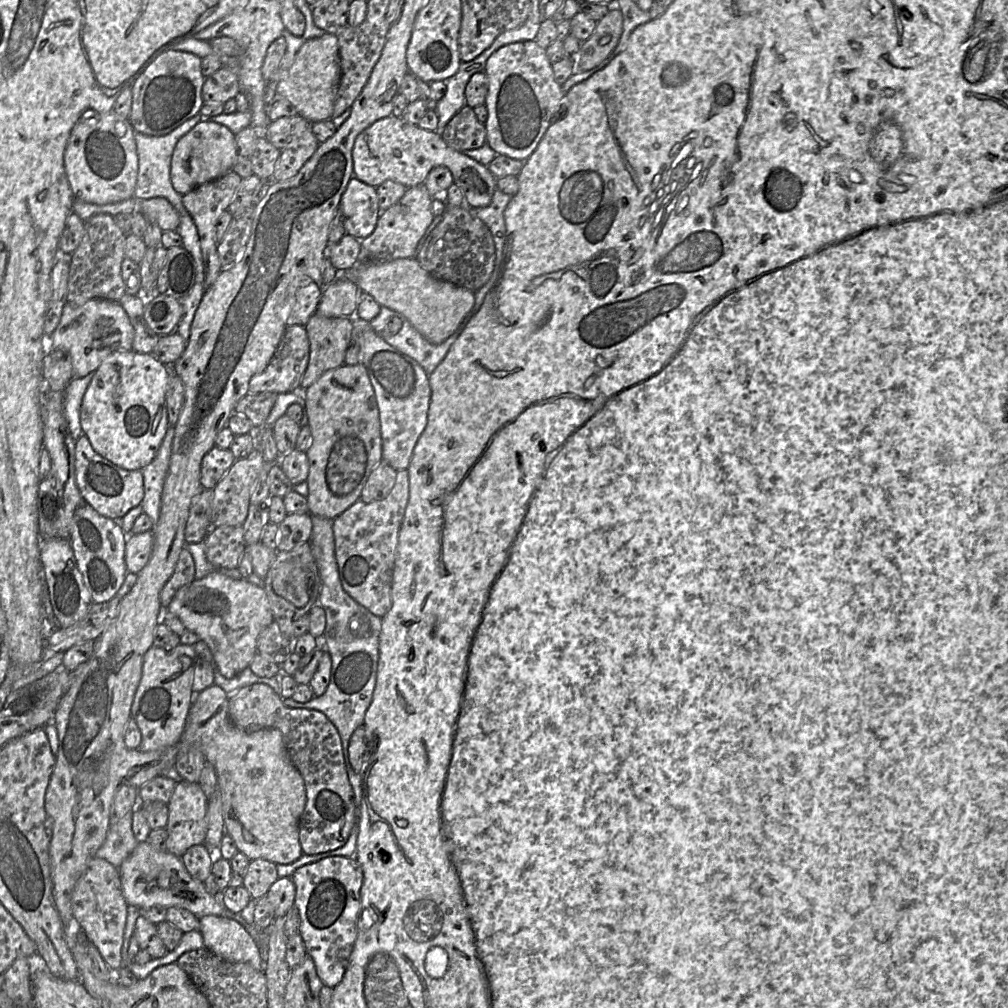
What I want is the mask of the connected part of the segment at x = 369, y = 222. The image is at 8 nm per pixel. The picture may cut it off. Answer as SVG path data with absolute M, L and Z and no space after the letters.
M352 177L342 194L339 212L344 217L346 234L363 240L375 229L381 210L376 187Z

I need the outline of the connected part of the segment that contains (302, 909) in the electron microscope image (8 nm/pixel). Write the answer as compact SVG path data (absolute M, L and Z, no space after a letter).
M331 856L301 866L293 873L291 879L296 887L294 905L298 908L301 918L299 933L307 955L313 959L323 985L334 988L345 974L357 938L357 921L361 905L360 890L363 883L362 868L355 857Z

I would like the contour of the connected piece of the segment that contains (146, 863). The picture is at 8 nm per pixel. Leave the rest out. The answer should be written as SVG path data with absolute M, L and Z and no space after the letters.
M147 841L137 843L118 871L123 895L128 905L139 909L153 906L178 907L190 911L198 918L207 915L224 915L226 912L220 896L208 893L204 883L189 874L181 857L167 850L158 850Z

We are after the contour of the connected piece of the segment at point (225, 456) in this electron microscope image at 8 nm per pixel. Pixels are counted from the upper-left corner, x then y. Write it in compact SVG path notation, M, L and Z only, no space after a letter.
M215 444L202 458L200 466L201 485L204 488L213 489L235 460L230 448L220 448Z

